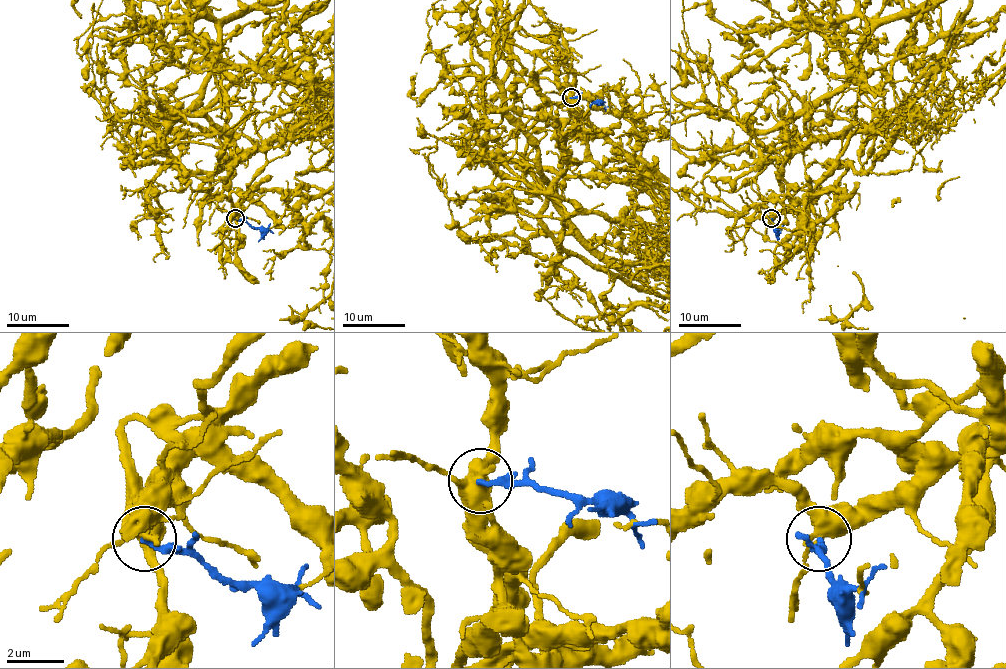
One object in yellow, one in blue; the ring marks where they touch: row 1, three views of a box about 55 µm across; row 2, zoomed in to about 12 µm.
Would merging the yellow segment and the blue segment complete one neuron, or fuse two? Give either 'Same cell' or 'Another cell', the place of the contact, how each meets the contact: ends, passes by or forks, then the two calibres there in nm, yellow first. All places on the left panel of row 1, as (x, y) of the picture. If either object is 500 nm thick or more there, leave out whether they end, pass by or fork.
Another cell. Place: (235, 218). At the ring yellow forks. At the ring blue ends. Thickness 480 nm (yellow) against 200 nm

